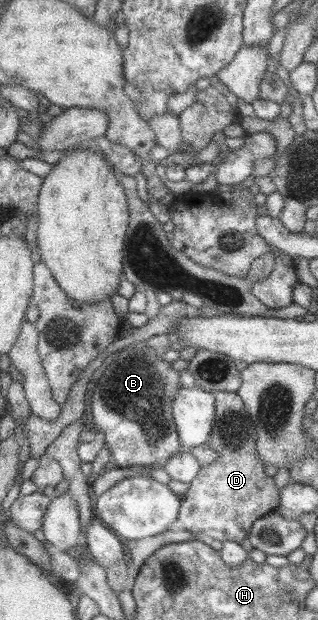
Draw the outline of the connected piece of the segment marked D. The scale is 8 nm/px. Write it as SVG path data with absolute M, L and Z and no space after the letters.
M215 391L212 394L215 398L215 419L206 445L215 450L219 457L213 463L202 466L197 476L189 483L187 492L181 496L178 519L183 523L183 530L195 534L195 539L198 541L229 540L241 543L248 537L253 522L278 511L280 492L273 477L265 473L263 461L257 455L255 427L252 418L245 410L244 402L236 392Z

